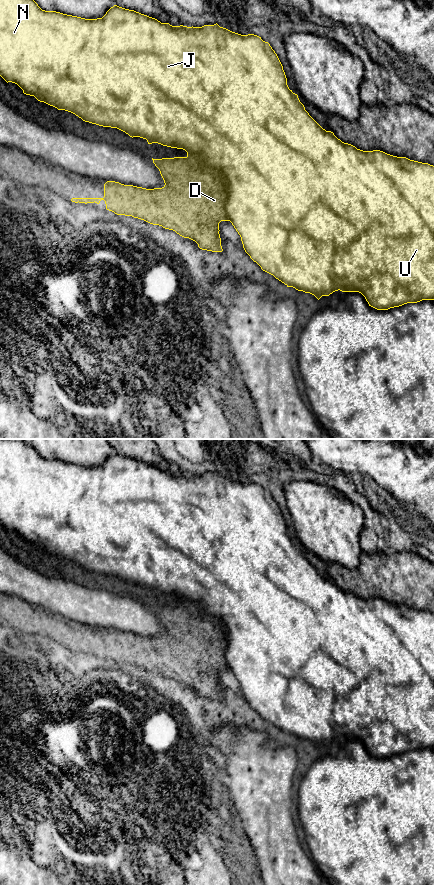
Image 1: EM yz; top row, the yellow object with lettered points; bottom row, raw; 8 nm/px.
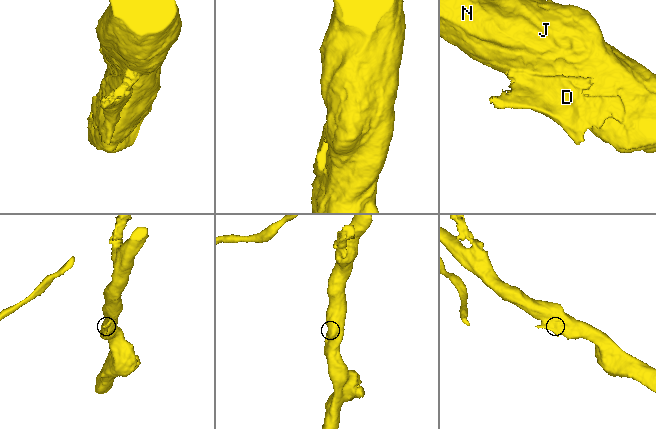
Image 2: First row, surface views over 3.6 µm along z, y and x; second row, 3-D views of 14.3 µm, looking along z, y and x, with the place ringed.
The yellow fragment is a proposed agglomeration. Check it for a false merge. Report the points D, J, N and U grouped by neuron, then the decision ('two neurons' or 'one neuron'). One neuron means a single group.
D / J N U | two neurons

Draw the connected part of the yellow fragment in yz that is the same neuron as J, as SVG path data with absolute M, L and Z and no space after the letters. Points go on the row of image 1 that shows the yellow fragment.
M0 0L0 76L7 83L17 84L24 94L34 96L58 110L71 112L85 122L117 128L132 138L146 139L148 144L158 143L183 149L187 157L215 168L224 179L227 216L240 235L245 252L263 271L287 287L310 293L318 300L338 290L359 292L369 306L377 310L434 300L434 166L380 150L363 151L323 129L305 110L298 95L289 89L277 54L261 37L241 35L217 23L202 27L172 26L117 5L111 7L102 18L85 19L42 10L34 0Z

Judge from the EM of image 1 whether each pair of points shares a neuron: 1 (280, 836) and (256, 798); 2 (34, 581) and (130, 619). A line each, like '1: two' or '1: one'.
1: one
2: one

